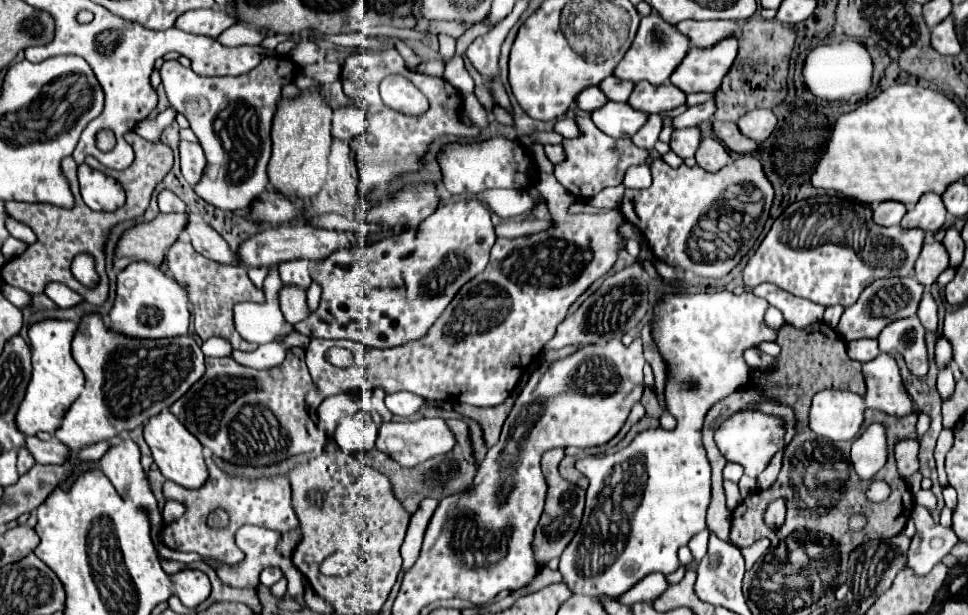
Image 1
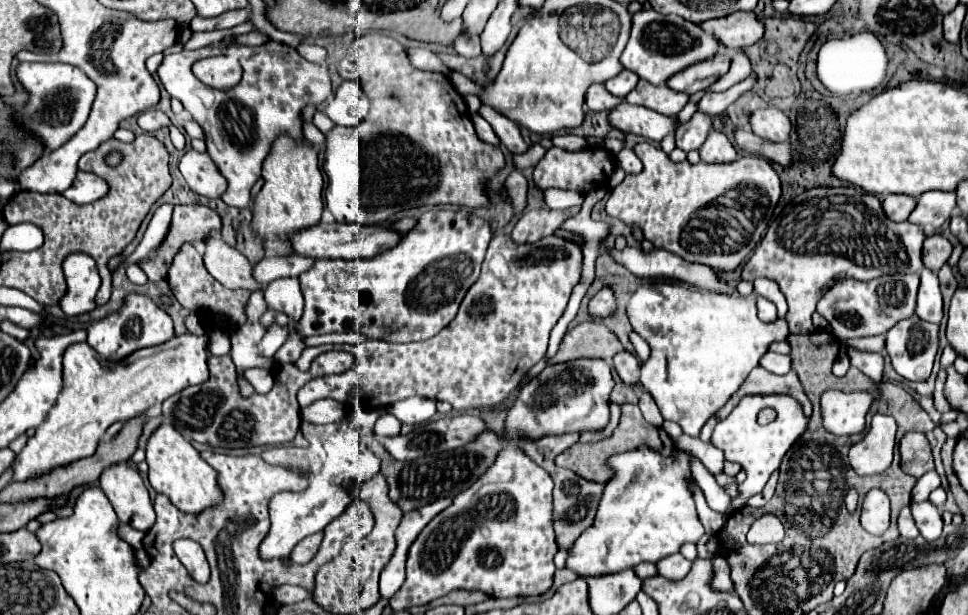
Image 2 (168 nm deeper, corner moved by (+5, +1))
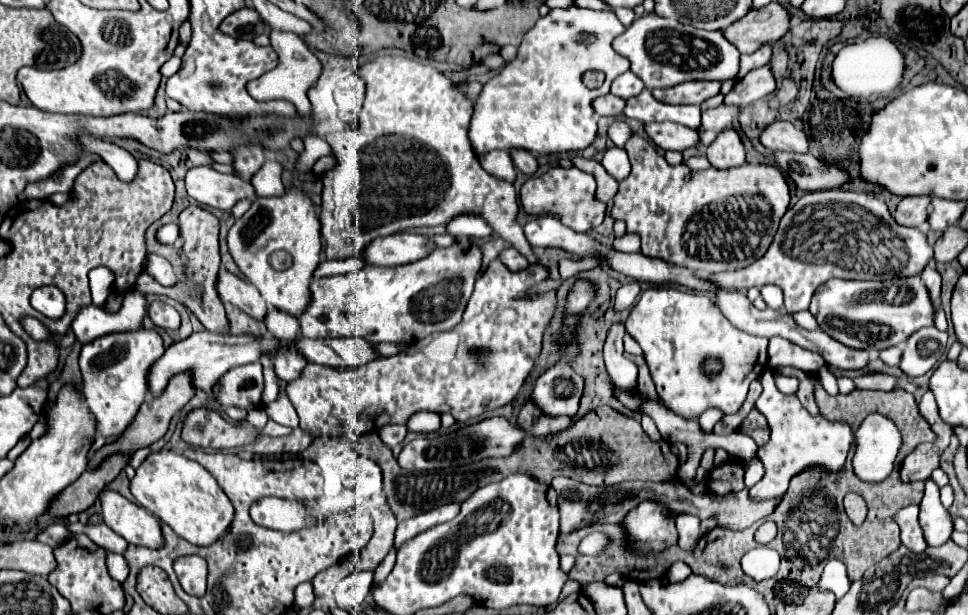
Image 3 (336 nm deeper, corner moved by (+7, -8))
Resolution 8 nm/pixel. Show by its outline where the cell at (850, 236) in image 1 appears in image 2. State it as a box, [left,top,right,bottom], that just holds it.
[742,187,924,335]

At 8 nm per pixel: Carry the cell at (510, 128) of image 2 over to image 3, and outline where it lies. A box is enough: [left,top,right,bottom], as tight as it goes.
[508,148,538,176]

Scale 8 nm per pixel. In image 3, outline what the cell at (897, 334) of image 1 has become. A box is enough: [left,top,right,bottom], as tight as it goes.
[900,328,948,376]

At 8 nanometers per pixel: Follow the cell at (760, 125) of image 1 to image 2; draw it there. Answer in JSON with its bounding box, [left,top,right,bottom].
[750,109,792,141]

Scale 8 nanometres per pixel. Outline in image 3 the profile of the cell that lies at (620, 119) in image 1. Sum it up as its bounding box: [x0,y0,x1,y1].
[644,122,698,150]

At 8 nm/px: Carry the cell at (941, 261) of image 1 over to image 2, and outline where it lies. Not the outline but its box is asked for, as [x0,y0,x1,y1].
[922,235,952,271]

